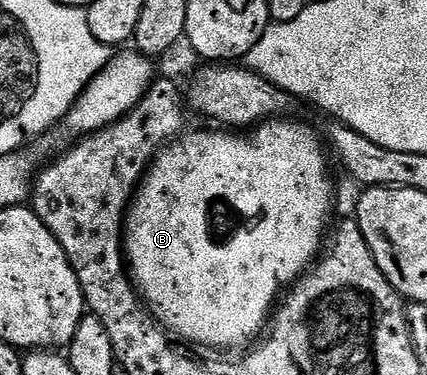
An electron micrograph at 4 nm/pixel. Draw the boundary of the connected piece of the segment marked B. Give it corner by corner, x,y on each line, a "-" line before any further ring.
293,118
266,120
256,125
248,135
234,134
229,130
193,133
190,131
162,148
146,168
129,210
125,214
123,251
132,287
138,297
143,298
147,311
169,333
170,337
189,346
202,344
205,348
242,347
241,349
244,349
246,345
256,341
262,335
282,293
306,275
311,265
318,259
323,248
323,241
327,236
327,229
330,227
329,215
333,212
333,180
329,177
330,161
327,159
322,137
320,140
307,125
296,124
297,122

